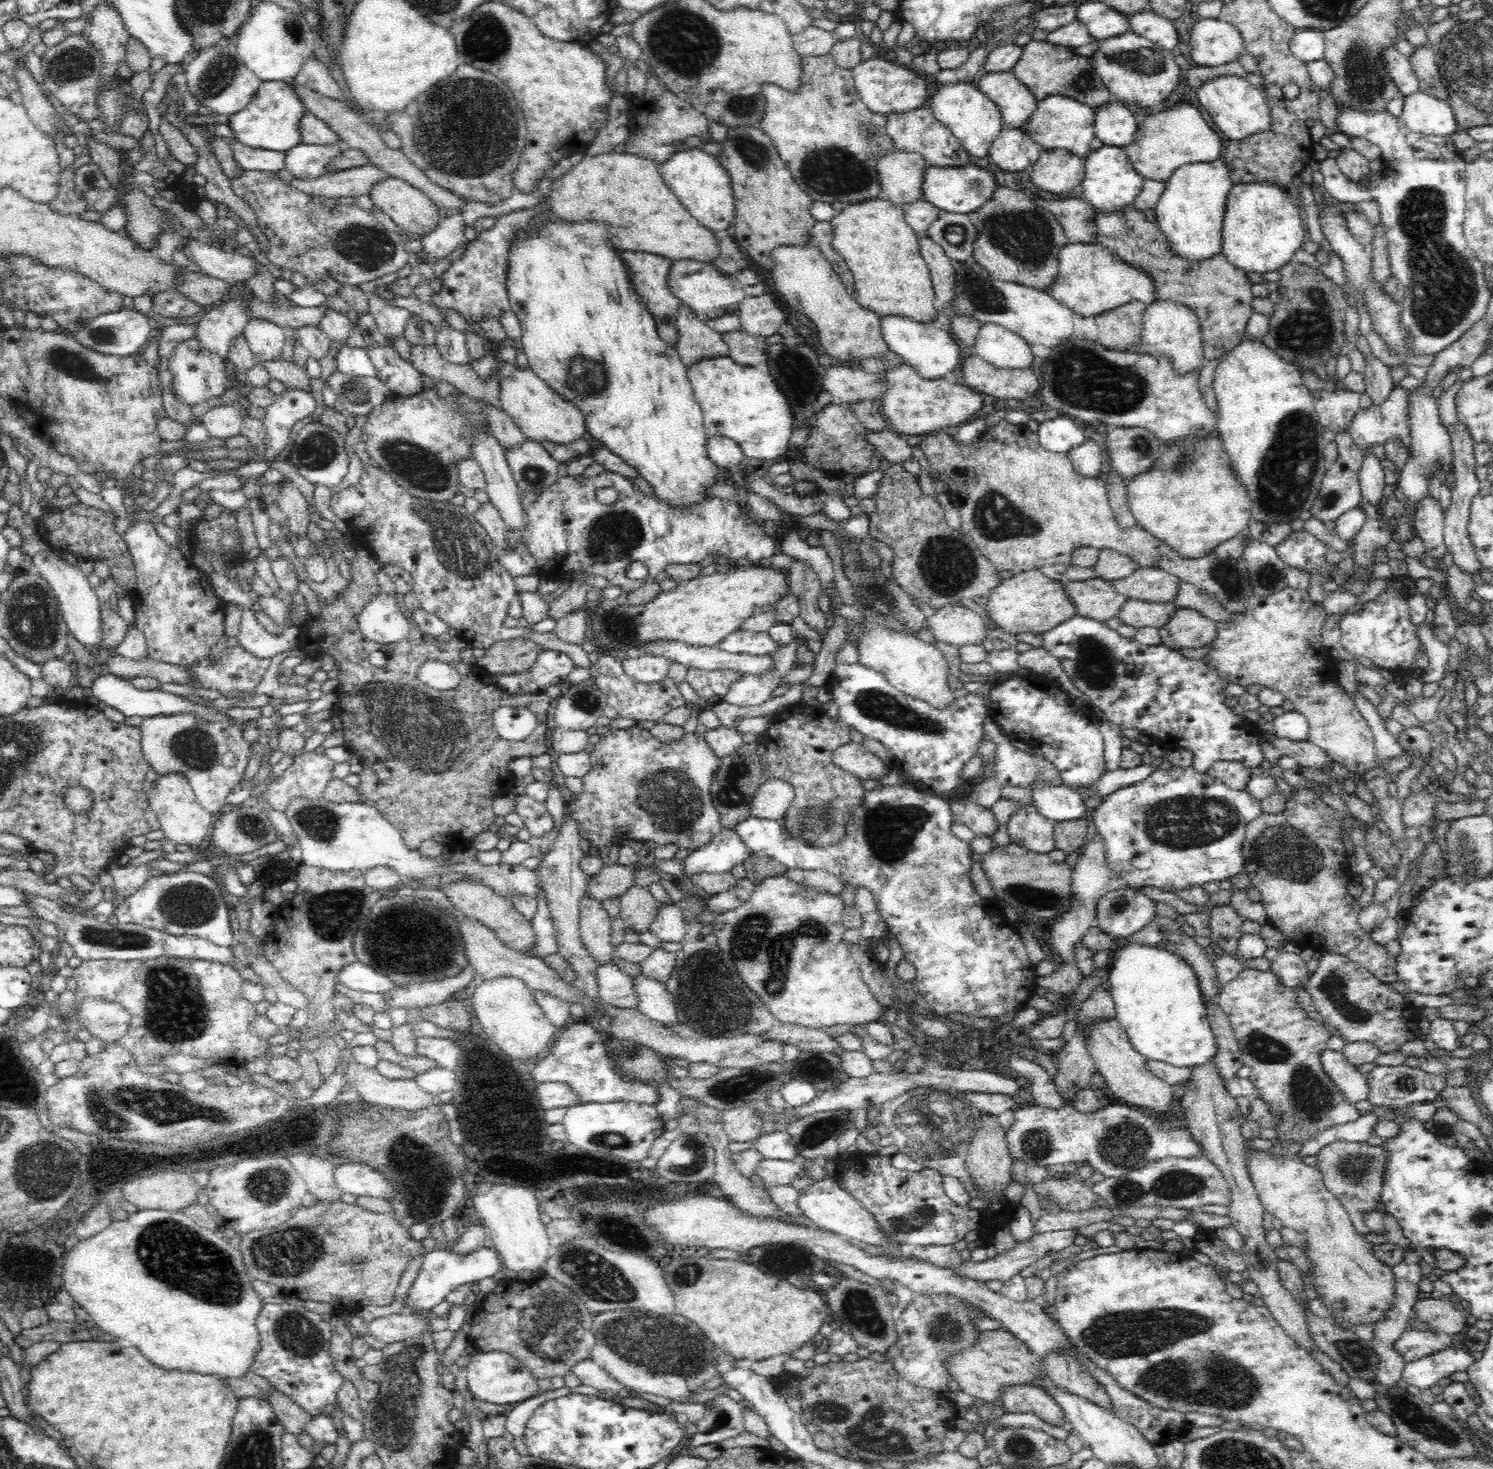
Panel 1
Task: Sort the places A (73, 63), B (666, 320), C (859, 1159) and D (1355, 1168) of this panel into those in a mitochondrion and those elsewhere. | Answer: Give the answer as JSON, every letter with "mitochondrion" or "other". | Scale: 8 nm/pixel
{"A":"mitochondrion","B":"other","C":"other","D":"mitochondrion"}

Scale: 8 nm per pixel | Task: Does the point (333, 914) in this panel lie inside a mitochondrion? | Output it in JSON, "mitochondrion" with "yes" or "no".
{"mitochondrion":"yes"}

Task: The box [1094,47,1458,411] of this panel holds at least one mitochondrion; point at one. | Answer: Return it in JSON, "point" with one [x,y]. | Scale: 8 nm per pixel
{"point":[1306,330]}

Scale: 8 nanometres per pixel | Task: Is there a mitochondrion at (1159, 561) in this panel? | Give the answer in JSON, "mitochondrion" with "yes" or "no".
{"mitochondrion":"no"}

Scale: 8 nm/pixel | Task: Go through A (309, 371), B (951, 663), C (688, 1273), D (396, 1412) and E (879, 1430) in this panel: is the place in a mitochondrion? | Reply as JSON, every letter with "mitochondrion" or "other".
{"A":"other","B":"other","C":"mitochondrion","D":"mitochondrion","E":"mitochondrion"}

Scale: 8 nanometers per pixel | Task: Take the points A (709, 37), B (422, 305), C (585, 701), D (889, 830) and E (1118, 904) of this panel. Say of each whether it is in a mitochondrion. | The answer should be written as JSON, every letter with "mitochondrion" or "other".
{"A":"mitochondrion","B":"other","C":"mitochondrion","D":"mitochondrion","E":"mitochondrion"}

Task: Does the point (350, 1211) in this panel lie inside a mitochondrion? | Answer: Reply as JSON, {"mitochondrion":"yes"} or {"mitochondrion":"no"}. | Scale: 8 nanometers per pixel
{"mitochondrion":"no"}

